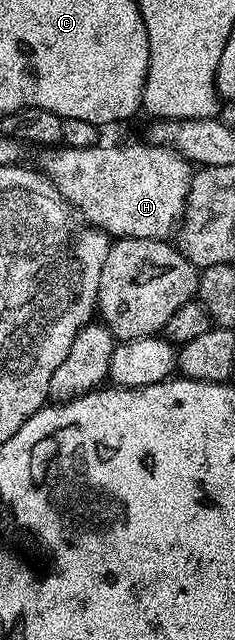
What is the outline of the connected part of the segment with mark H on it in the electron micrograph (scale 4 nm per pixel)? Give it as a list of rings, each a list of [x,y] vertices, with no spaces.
[[[146,140],[135,142],[132,146],[106,146],[100,144],[98,146],[90,146],[89,148],[73,148],[72,146],[63,146],[62,148],[52,149],[43,158],[42,173],[47,175],[48,180],[57,188],[57,192],[61,192],[61,196],[65,196],[65,200],[70,206],[75,207],[76,211],[81,215],[84,222],[88,226],[96,226],[98,230],[116,238],[158,238],[167,240],[176,233],[177,227],[183,220],[183,209],[187,207],[187,193],[191,187],[191,176],[193,173],[192,163],[183,158],[175,150],[171,150],[168,146],[153,146]]]

